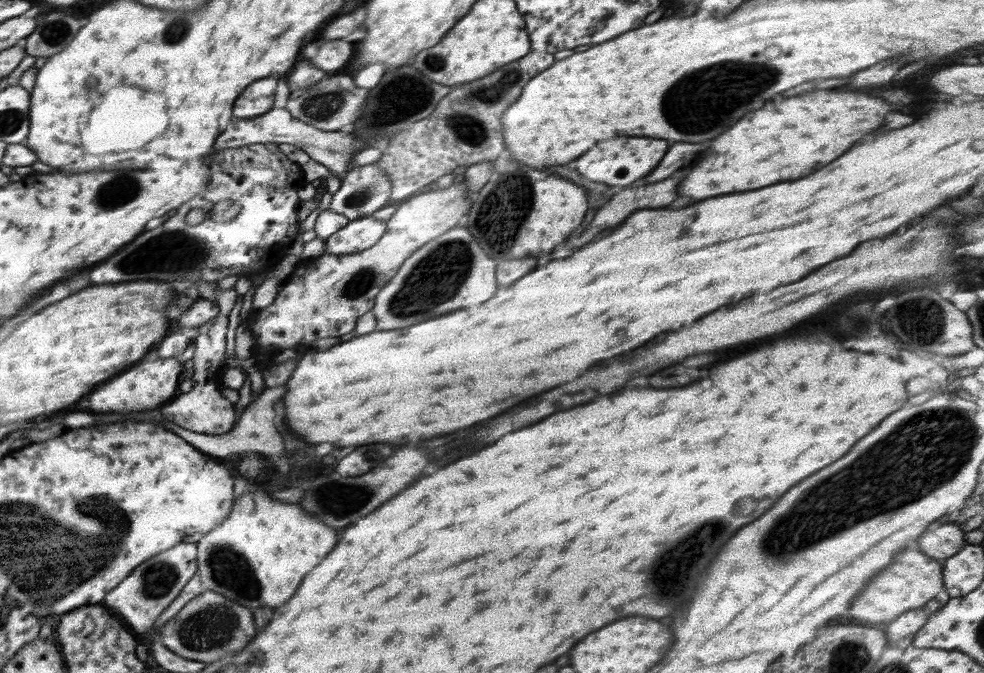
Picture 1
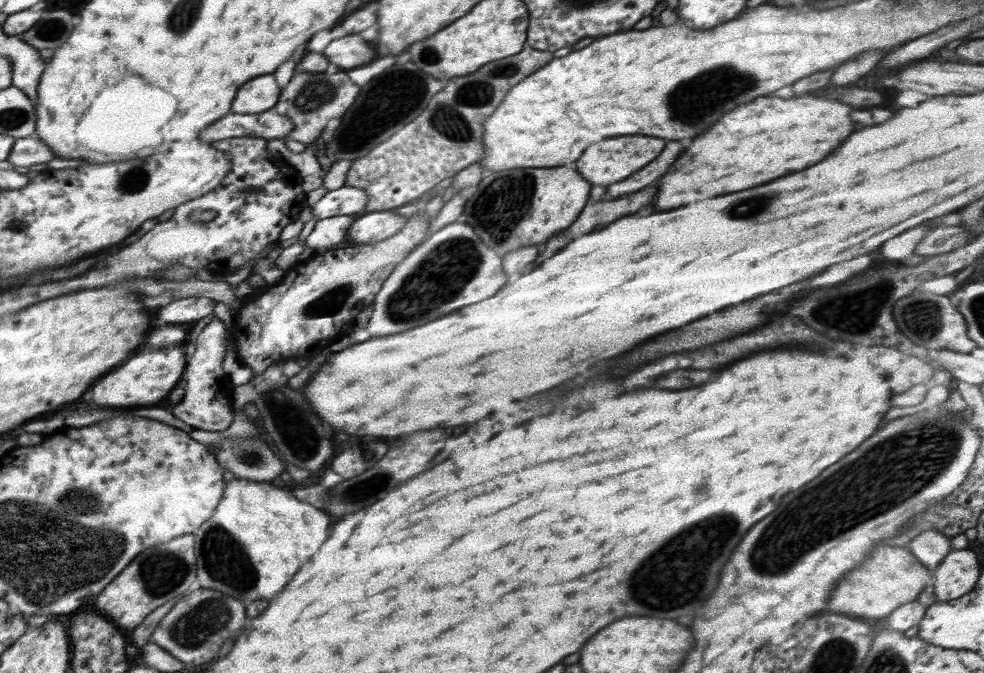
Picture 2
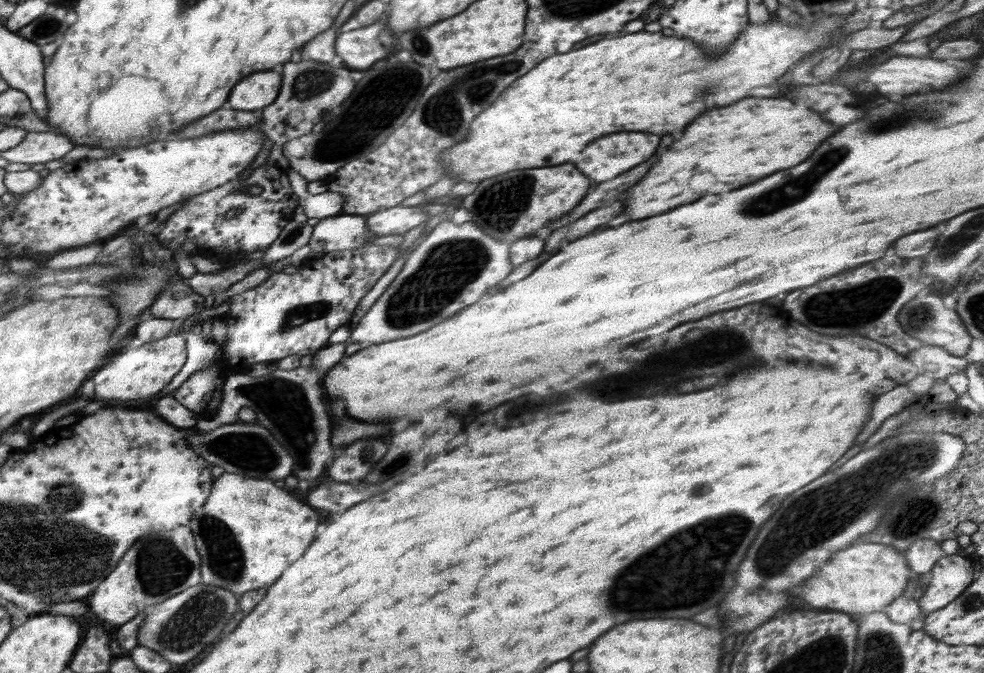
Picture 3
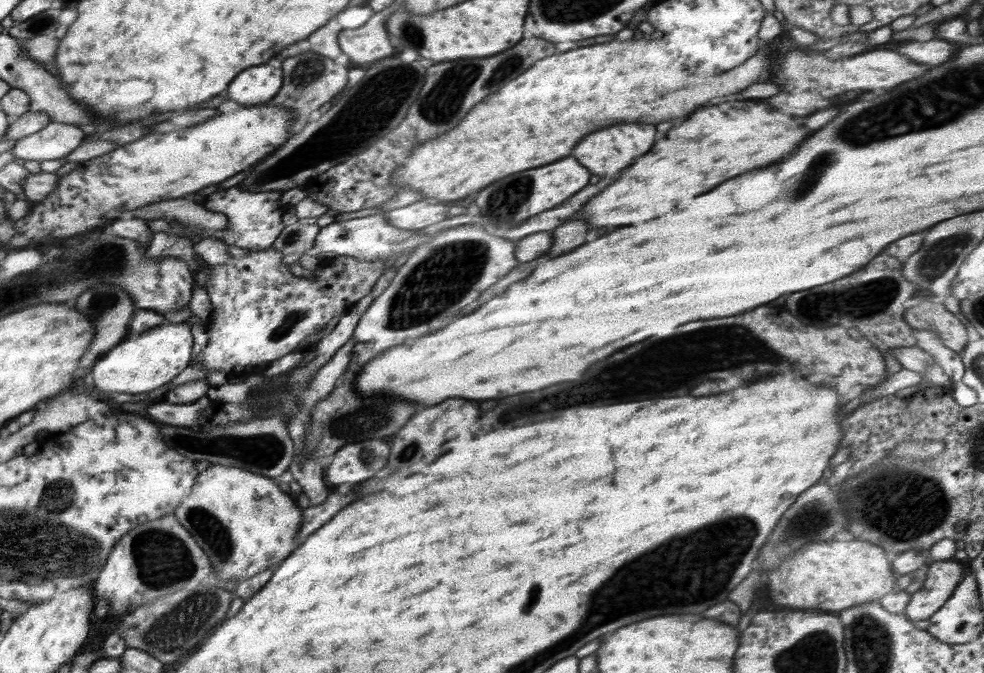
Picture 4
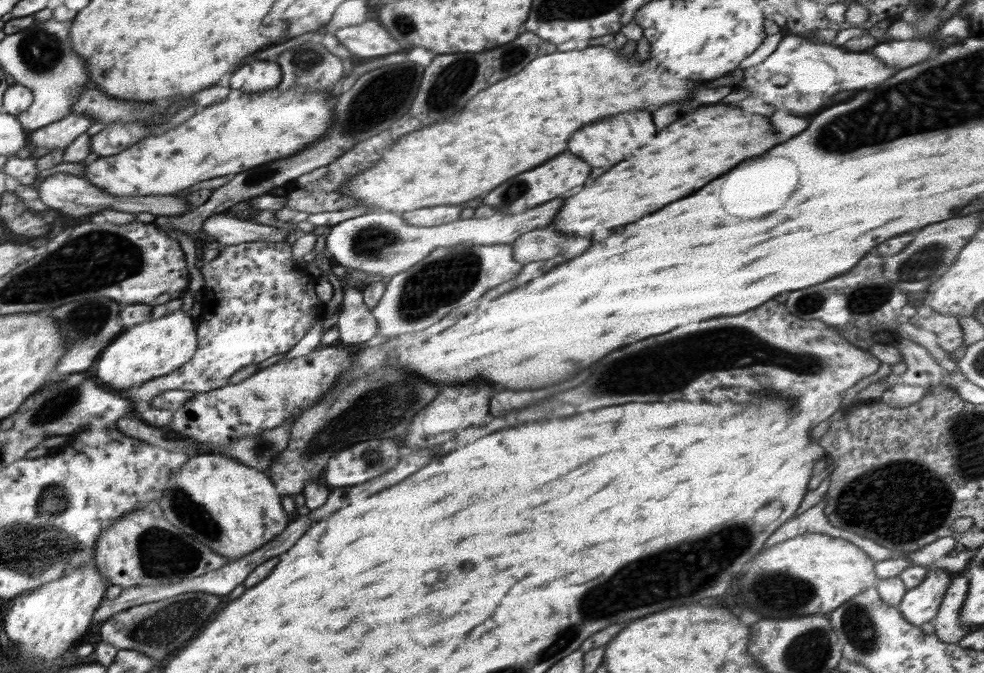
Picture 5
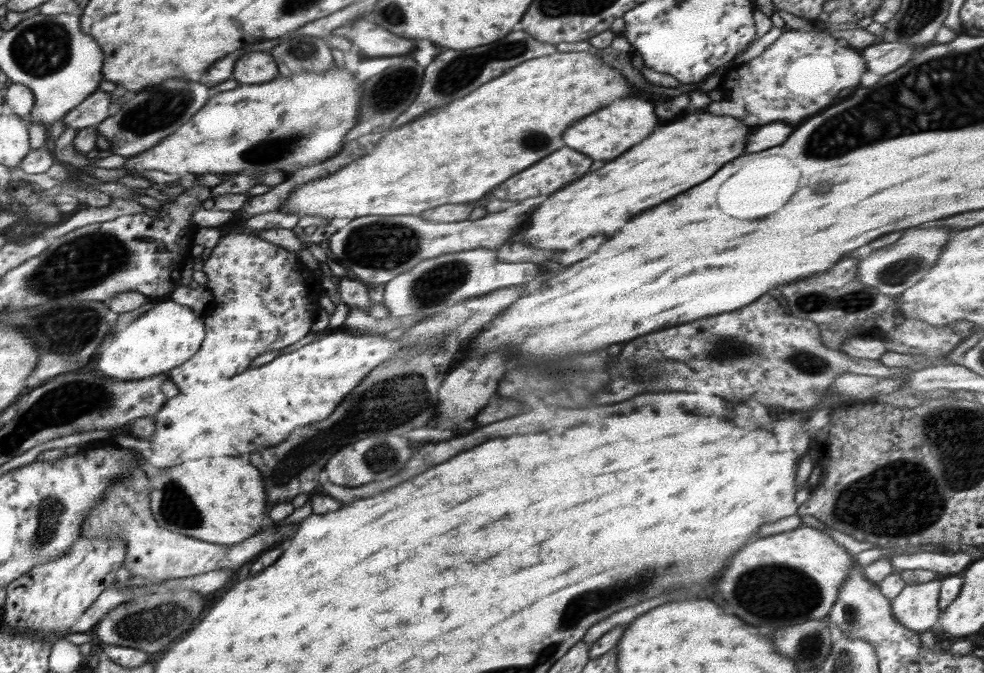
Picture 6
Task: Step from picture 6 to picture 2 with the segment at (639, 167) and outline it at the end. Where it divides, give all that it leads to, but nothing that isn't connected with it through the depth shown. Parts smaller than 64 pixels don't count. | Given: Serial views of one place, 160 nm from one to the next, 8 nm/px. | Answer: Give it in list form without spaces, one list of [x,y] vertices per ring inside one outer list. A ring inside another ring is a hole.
[[[766,96],[766,98],[756,98],[750,104],[738,106],[738,110],[734,108],[730,114],[722,116],[718,124],[714,124],[708,132],[694,138],[694,146],[690,146],[678,158],[678,170],[674,162],[668,174],[660,180],[658,194],[652,206],[656,206],[658,210],[678,208],[684,204],[704,200],[704,196],[714,198],[718,194],[748,190],[764,182],[770,182],[774,178],[786,176],[790,172],[814,166],[816,162],[824,160],[832,150],[836,150],[852,134],[852,118],[850,118],[852,110],[854,108],[844,102],[830,100],[830,98],[816,98],[816,96],[798,96],[798,98],[788,98],[788,100]]]

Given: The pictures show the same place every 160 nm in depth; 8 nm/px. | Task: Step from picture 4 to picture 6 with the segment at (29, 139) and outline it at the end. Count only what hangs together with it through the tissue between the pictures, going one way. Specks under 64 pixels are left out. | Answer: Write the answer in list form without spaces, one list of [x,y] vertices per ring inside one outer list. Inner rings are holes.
[[[97,89],[97,92],[82,101],[80,105],[74,108],[70,113],[65,113],[63,124],[65,128],[88,128],[89,126],[99,125],[105,118],[111,114],[109,106],[112,95],[110,92]]]

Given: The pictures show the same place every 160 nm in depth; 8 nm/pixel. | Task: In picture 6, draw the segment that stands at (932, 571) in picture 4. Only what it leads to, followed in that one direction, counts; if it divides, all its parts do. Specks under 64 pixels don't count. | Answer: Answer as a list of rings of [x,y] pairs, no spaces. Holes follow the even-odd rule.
[[[941,577],[924,584],[906,585],[896,598],[891,600],[891,609],[894,618],[902,623],[907,629],[918,631],[928,631],[938,624],[941,610],[938,608],[939,592],[941,591]]]

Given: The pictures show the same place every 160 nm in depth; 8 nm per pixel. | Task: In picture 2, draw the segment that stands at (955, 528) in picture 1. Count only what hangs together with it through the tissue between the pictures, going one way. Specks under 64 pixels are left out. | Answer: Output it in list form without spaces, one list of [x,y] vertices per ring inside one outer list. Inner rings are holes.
[[[940,531],[923,532],[909,542],[908,549],[923,565],[937,567],[953,549],[951,539]]]

